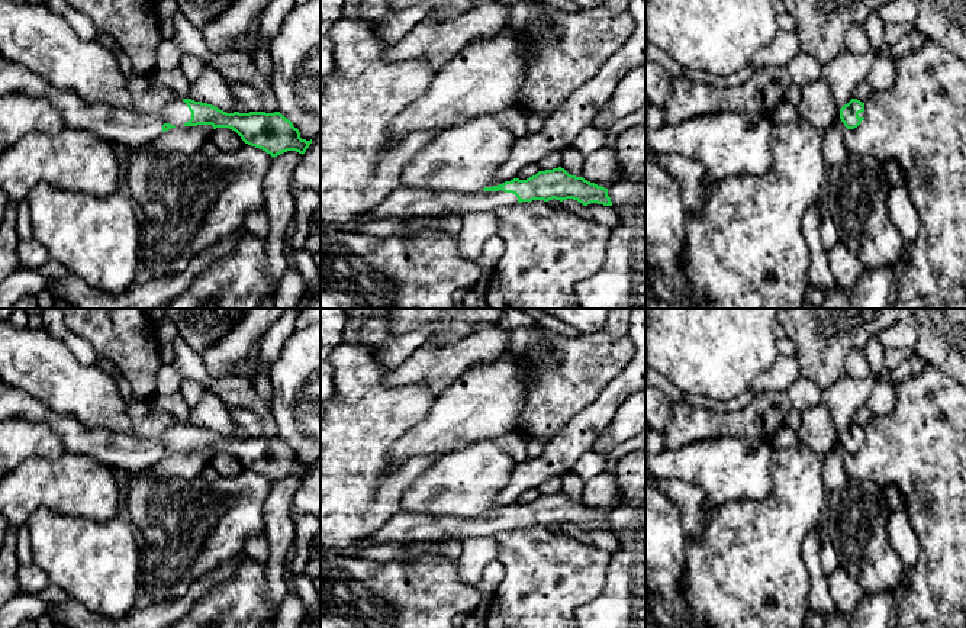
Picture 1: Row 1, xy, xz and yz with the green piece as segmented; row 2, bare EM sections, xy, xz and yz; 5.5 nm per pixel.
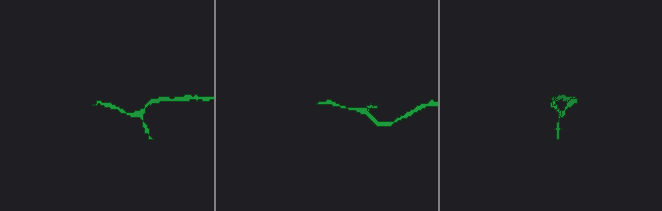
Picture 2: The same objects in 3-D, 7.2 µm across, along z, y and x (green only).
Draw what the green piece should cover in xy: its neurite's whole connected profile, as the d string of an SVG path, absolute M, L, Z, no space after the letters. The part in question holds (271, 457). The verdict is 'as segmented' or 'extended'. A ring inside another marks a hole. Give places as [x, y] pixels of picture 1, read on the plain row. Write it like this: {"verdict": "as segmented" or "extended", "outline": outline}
{"verdict": "extended", "outline": "M0 379L0 421L7 418L49 425L59 435L67 454L87 455L103 466L126 473L145 470L176 451L197 450L212 450L213 454L229 453L245 468L265 476L273 483L287 476L303 480L312 468L312 464L302 464L299 454L280 437L226 438L191 424L176 424L157 438L87 428L74 416L54 412L29 393Z"}

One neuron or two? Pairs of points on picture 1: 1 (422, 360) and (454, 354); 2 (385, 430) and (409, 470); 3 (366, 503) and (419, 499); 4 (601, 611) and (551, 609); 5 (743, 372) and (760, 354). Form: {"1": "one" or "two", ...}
{"1": "one", "2": "one", "3": "two", "4": "two", "5": "one"}

